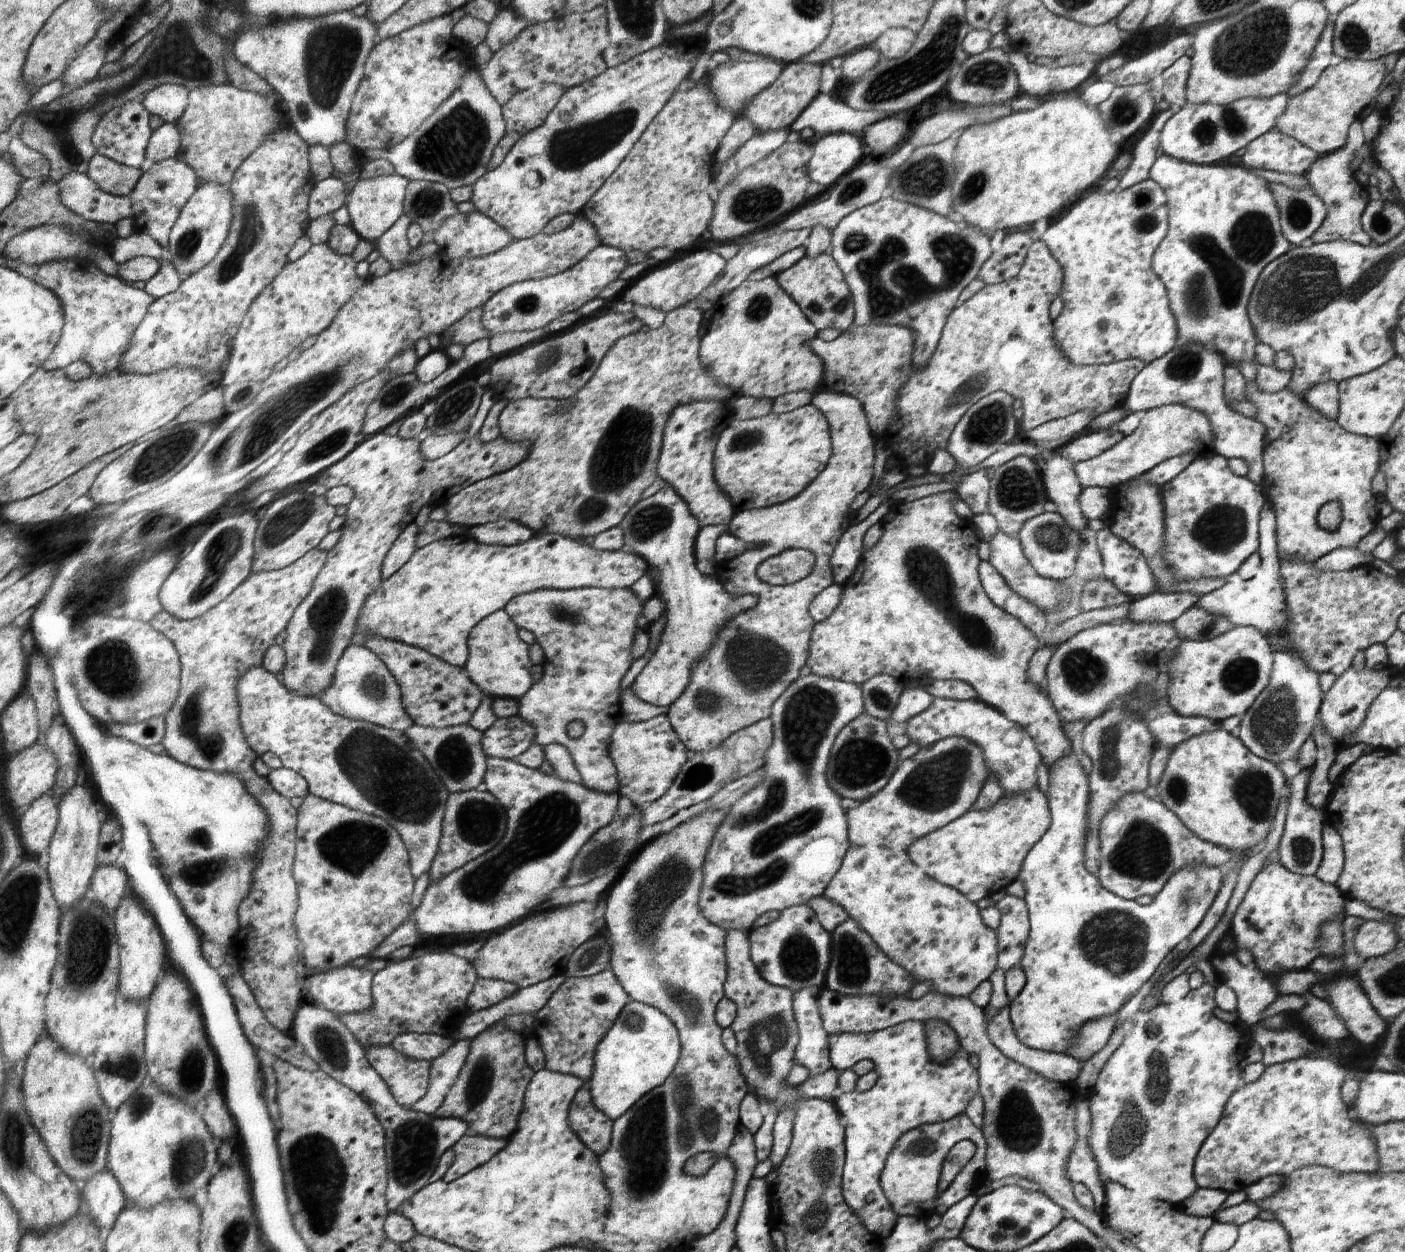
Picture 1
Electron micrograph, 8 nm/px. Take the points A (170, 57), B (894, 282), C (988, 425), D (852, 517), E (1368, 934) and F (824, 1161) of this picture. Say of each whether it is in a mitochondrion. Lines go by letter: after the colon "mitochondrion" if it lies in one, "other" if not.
A: mitochondrion
B: mitochondrion
C: mitochondrion
D: other
E: other
F: mitochondrion

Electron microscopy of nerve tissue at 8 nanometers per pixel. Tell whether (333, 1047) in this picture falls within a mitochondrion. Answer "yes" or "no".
yes

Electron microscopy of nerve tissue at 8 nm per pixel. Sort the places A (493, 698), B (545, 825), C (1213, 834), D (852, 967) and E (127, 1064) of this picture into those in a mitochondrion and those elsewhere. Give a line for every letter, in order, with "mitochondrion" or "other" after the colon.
A: other
B: mitochondrion
C: other
D: mitochondrion
E: mitochondrion

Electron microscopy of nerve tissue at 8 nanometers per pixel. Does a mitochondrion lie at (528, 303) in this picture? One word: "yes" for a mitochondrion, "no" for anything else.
yes

